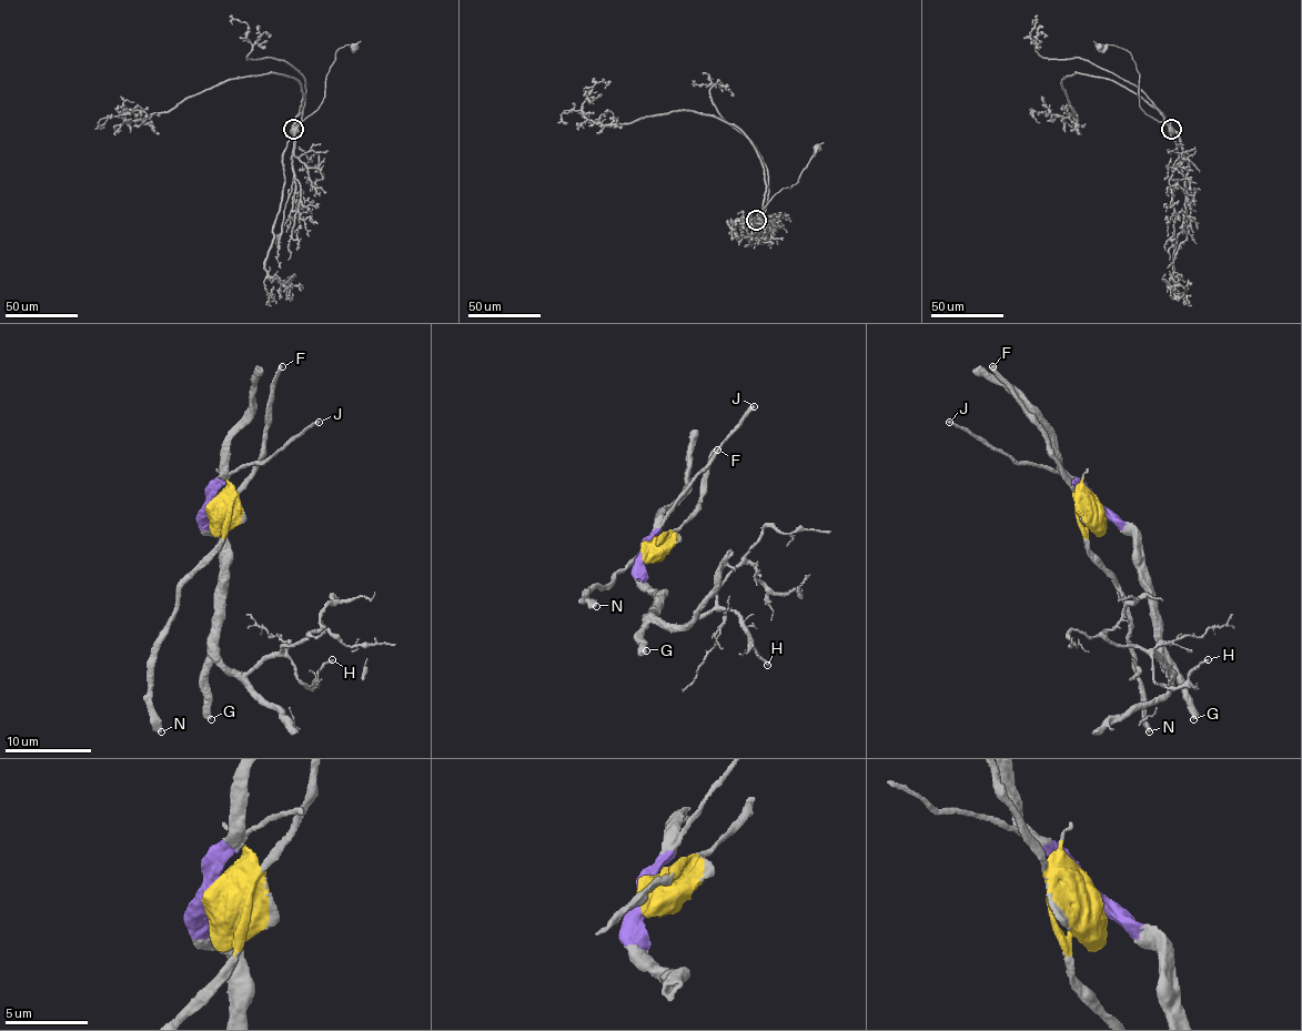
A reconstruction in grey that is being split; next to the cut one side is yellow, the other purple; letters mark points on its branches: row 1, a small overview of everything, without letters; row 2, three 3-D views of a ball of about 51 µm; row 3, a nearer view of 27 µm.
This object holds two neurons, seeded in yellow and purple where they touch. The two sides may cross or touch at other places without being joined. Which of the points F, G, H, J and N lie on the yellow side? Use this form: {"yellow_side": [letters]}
{"yellow_side": ["F", "N"]}

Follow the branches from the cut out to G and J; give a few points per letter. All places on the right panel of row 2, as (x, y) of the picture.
G: (1093, 507), (1100, 507), (1137, 539), (1141, 585), (1148, 594), (1159, 657), (1176, 676), (1193, 719)
J: (1093, 507), (1072, 483), (1050, 471), (1016, 464), (1005, 453), (948, 423)

